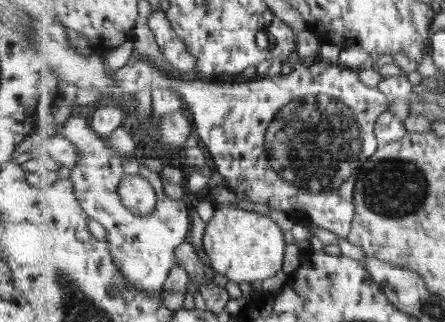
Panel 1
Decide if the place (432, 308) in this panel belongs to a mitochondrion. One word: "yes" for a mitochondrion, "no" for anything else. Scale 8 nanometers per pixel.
yes

